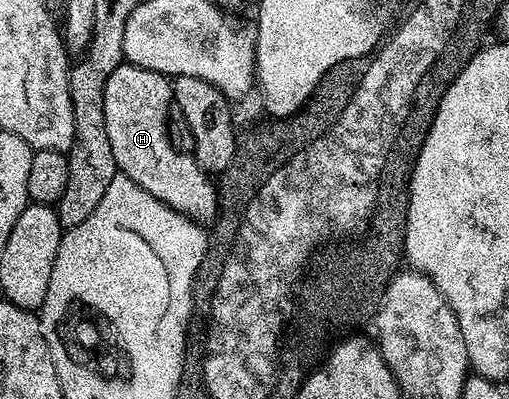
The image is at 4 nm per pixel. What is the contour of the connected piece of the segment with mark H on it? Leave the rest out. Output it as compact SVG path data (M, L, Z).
M125 64L114 68L114 72L106 80L106 96L104 97L104 111L106 112L106 132L110 136L110 148L114 152L114 164L117 171L124 174L138 188L146 188L150 196L162 200L170 208L184 214L192 221L208 224L218 213L218 186L210 179L209 171L203 170L191 153L183 154L172 143L168 135L168 113L173 113L174 99L172 97L172 83L165 75L147 70L141 66Z

